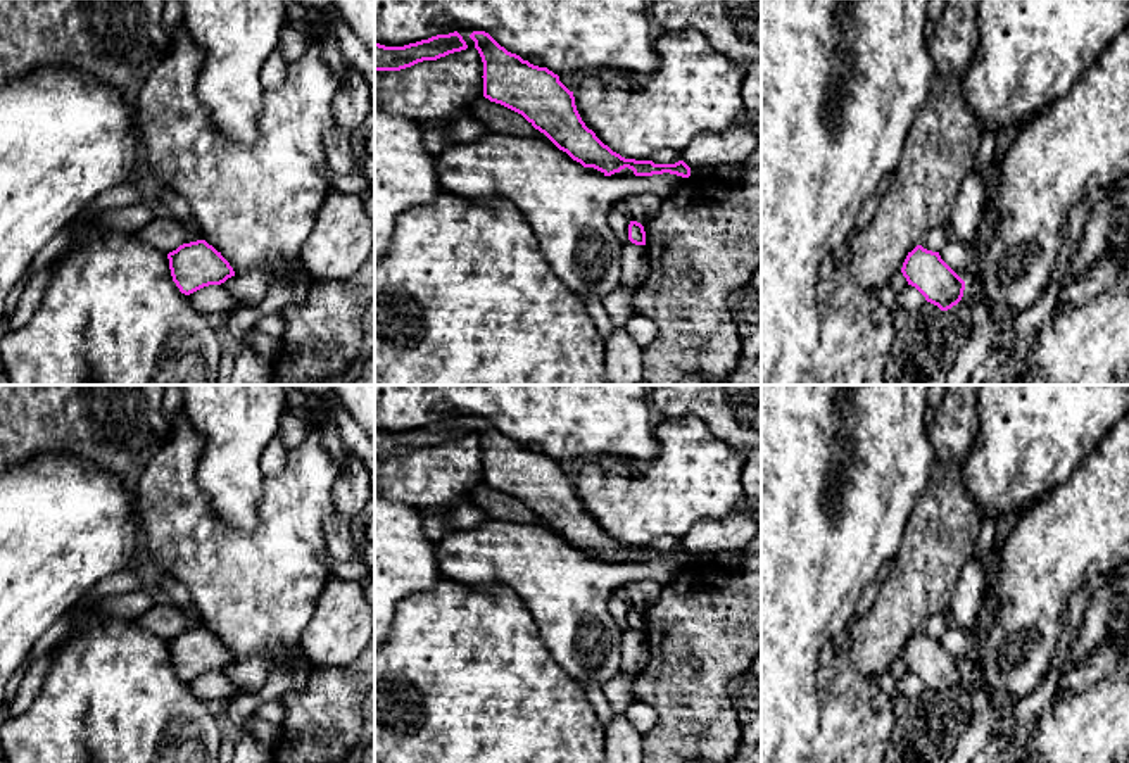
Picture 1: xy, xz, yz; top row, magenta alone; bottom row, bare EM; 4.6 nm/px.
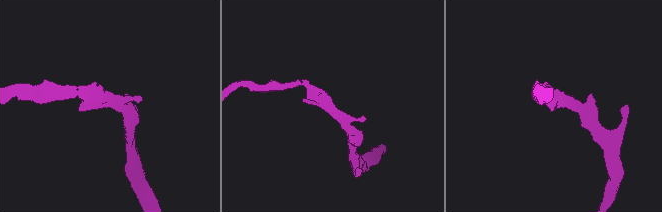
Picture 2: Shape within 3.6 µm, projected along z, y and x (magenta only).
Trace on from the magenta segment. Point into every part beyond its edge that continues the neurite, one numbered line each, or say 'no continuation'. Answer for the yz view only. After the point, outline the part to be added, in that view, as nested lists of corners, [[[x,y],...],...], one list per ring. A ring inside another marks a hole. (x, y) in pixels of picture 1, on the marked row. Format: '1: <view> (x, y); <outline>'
no continuation

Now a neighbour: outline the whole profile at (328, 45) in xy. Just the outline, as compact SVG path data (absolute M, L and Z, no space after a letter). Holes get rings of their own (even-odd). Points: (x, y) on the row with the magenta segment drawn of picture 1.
M326 31L318 38L319 48L323 52L325 62L333 69L333 73L342 78L347 66L340 54L337 38Z

